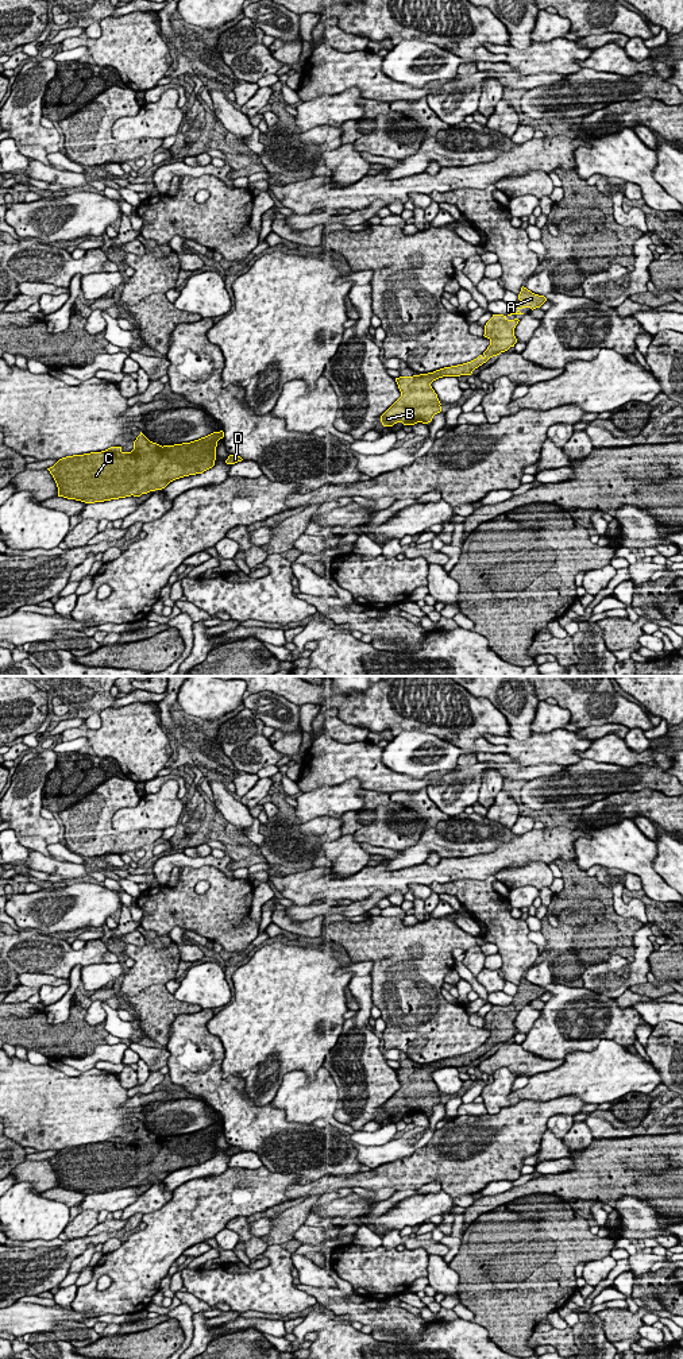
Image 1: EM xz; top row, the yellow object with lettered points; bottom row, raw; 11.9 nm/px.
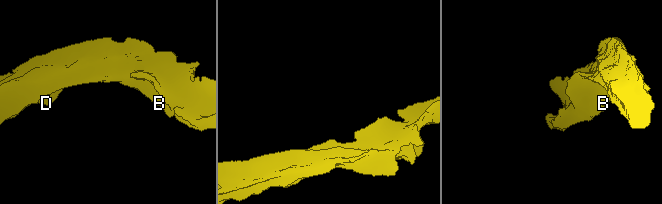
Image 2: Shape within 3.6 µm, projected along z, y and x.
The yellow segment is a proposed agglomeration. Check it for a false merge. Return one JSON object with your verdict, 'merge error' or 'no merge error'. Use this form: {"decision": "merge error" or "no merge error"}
{"decision": "no merge error"}

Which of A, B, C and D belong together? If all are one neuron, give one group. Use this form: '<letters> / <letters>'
A B C D

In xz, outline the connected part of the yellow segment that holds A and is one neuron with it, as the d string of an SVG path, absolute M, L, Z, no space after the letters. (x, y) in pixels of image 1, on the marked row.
M524 286L521 287L521 292L518 294L518 300L520 302L514 305L514 308L517 308L518 310L517 312L513 310L508 316L524 314L520 312L522 308L530 308L533 310L536 308L540 308L547 301L544 296L535 294Z

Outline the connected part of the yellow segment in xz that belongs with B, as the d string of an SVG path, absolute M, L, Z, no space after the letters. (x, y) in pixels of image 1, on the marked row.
M493 314L486 323L483 336L490 340L490 345L476 359L428 374L395 378L401 397L381 416L382 425L431 422L433 416L441 412L441 404L431 386L433 381L443 377L471 375L475 368L486 363L490 358L514 347L517 343L514 328L520 320L508 320L506 317L503 314Z

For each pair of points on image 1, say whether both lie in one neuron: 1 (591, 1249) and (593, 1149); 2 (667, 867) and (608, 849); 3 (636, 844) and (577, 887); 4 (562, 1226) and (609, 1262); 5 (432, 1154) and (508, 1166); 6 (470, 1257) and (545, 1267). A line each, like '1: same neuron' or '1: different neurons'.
1: different neurons
2: different neurons
3: different neurons
4: different neurons
5: same neuron
6: same neuron

